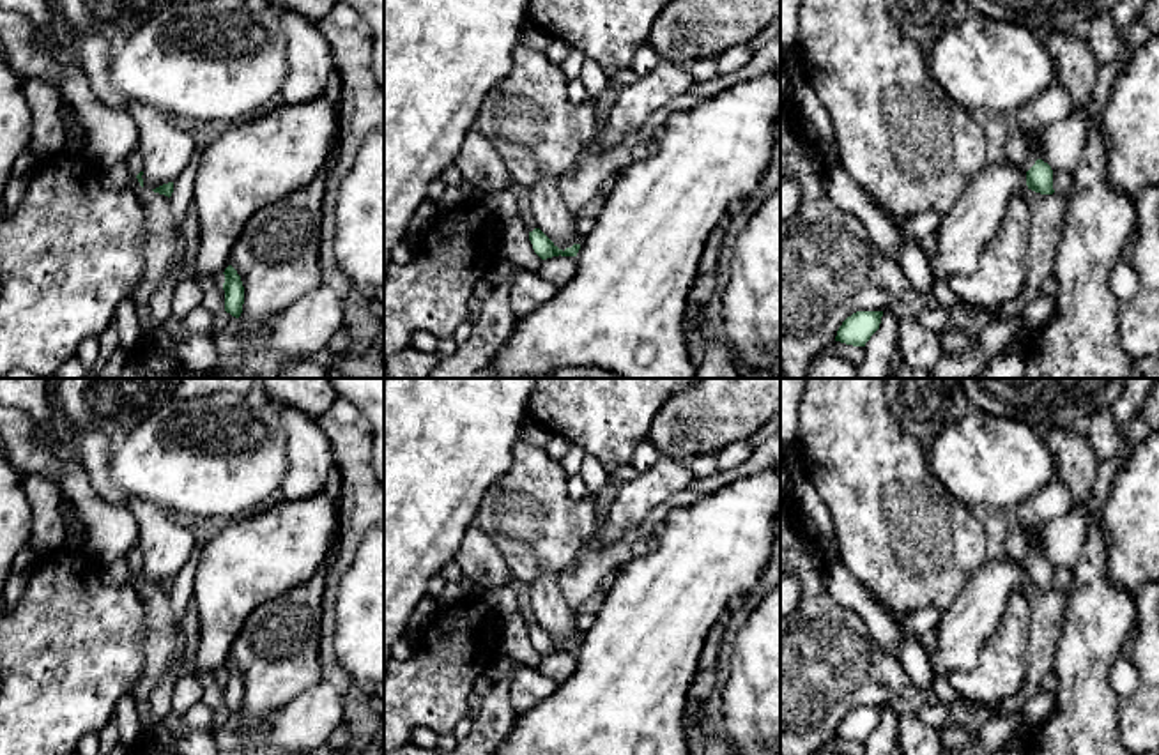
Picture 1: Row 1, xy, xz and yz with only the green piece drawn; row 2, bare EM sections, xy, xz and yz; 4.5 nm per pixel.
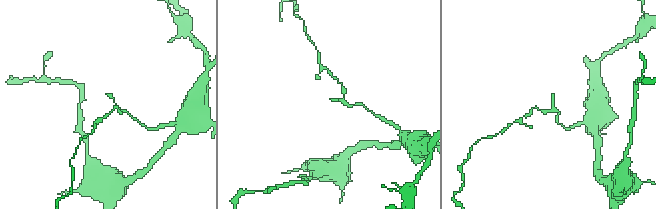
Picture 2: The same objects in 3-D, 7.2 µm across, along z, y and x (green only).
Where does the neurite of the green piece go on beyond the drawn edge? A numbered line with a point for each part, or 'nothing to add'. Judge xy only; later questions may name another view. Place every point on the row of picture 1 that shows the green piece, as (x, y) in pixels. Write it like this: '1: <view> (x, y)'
1: xy (135, 160)

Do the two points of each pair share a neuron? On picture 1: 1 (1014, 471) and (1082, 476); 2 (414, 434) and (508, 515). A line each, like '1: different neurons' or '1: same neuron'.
1: different neurons
2: different neurons

